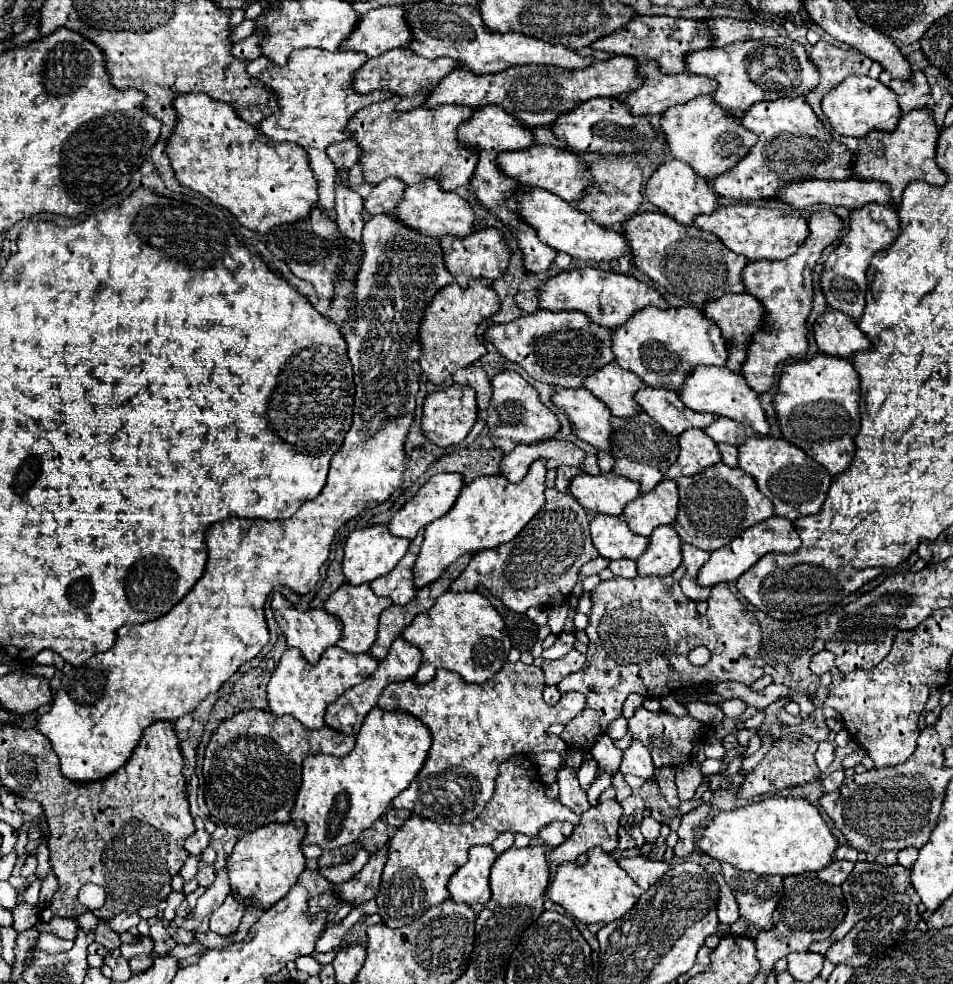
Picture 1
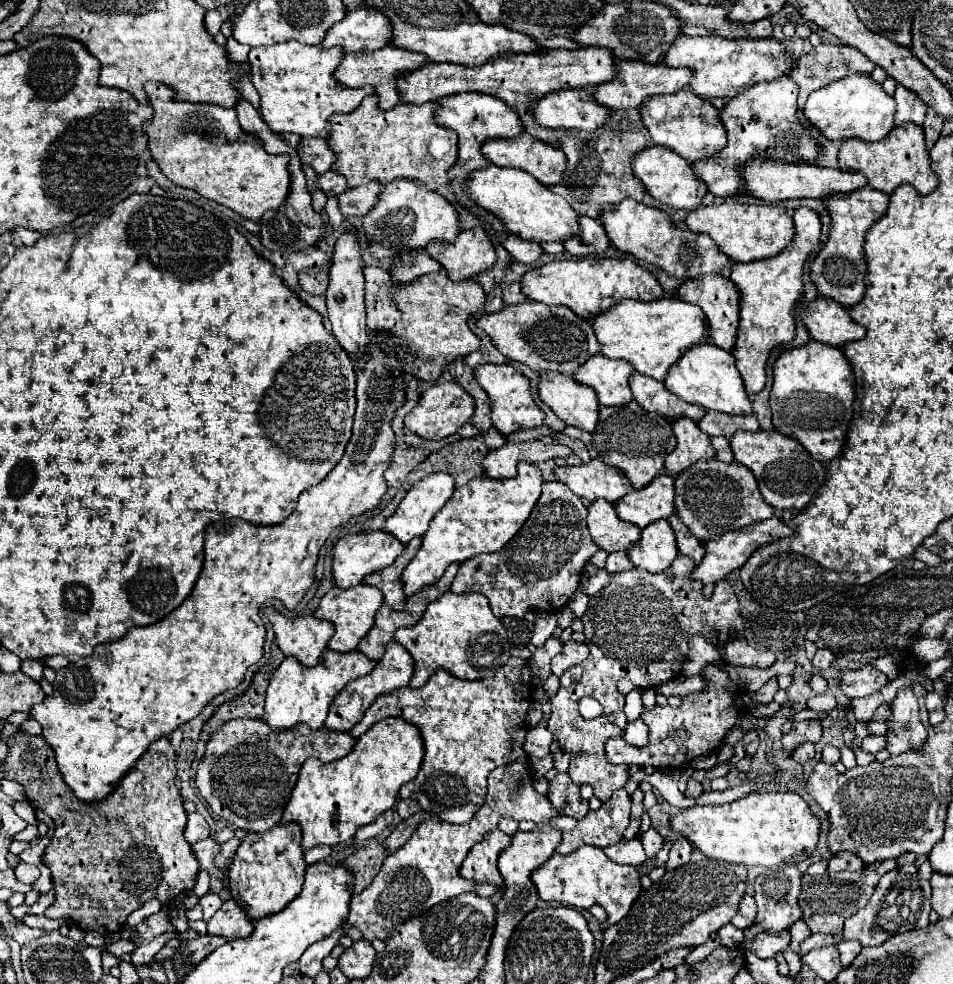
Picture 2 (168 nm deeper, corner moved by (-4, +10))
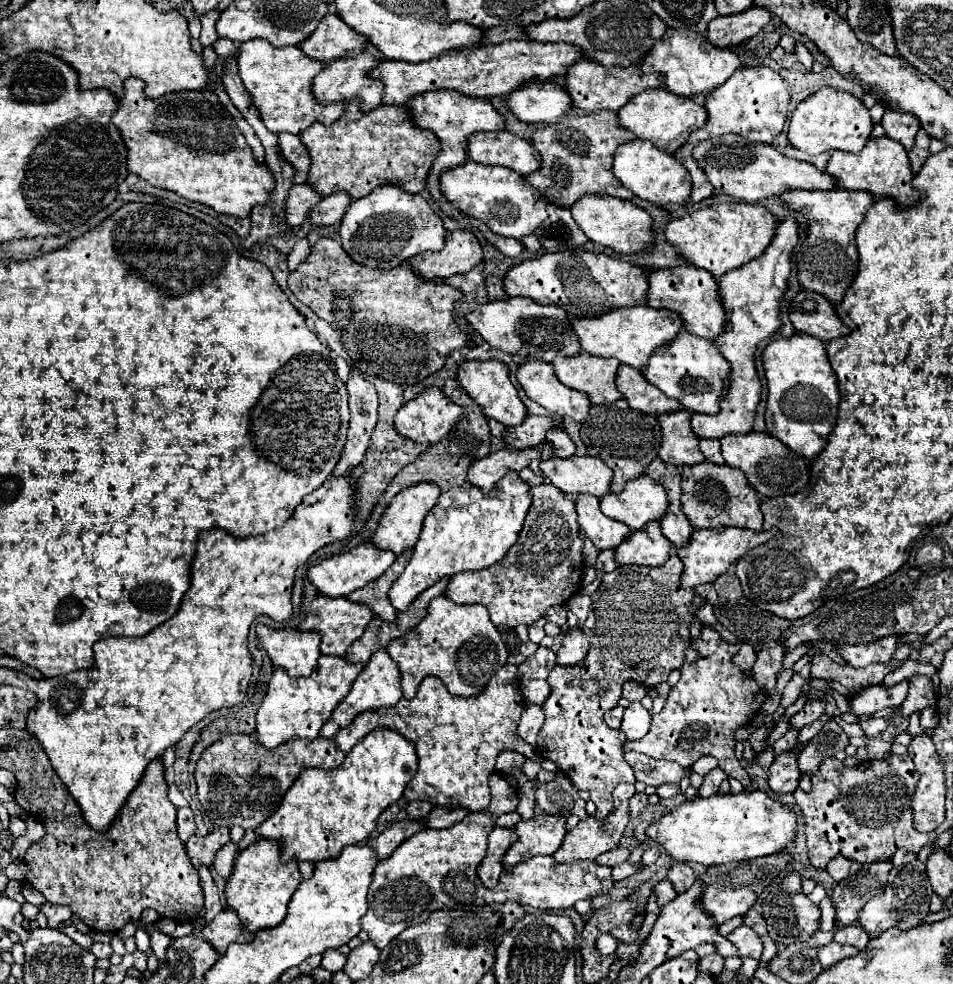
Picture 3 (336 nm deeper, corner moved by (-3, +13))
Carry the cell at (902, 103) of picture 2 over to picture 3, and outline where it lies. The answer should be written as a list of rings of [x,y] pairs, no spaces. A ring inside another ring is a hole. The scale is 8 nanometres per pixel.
[[[885,108],[881,126],[885,128],[885,134],[897,142],[901,142],[905,148],[913,148],[915,134],[919,130],[919,120],[917,116],[909,112],[901,112],[895,108]]]

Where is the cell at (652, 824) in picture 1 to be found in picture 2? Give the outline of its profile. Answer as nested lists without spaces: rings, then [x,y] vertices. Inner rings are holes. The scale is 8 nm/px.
[[[650,827],[650,829],[644,833],[644,837],[642,837],[642,845],[644,845],[644,851],[646,851],[646,857],[648,857],[648,859],[656,857],[658,851],[662,849],[662,837],[660,837],[660,833],[658,833],[654,827]]]

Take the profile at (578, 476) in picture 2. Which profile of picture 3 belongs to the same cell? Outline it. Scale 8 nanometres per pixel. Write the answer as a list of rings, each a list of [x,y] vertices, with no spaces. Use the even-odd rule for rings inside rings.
[[[571,456],[567,460],[549,458],[541,460],[541,472],[565,494],[593,494],[605,496],[611,492],[613,472],[603,460],[593,456]]]

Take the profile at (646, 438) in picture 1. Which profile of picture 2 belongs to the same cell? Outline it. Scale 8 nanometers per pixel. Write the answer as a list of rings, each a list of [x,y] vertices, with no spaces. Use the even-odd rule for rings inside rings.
[[[630,401],[626,405],[600,407],[598,425],[592,433],[592,443],[598,449],[598,457],[606,465],[618,469],[630,479],[632,489],[642,489],[664,469],[664,459],[670,451],[674,451],[676,437],[668,419],[646,413],[642,407],[636,405],[636,401]]]

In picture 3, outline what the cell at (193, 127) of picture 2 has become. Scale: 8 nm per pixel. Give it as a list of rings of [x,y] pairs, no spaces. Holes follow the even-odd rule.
[[[139,78],[125,80],[125,96],[121,98],[119,114],[115,116],[115,126],[123,132],[123,140],[127,144],[129,172],[135,172],[153,186],[177,192],[187,200],[207,204],[221,214],[237,218],[249,218],[253,206],[267,204],[271,200],[271,192],[275,190],[273,174],[265,164],[255,160],[233,116],[221,106],[213,92],[173,92],[171,96],[151,100],[145,96],[143,88],[145,82]]]

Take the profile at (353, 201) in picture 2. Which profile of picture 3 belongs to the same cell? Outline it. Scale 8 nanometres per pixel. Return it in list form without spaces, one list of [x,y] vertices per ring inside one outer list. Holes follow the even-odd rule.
[[[339,190],[339,192],[333,192],[331,196],[325,196],[311,212],[309,212],[309,218],[313,224],[317,226],[331,226],[331,224],[339,224],[345,216],[345,210],[347,206],[351,204],[351,198],[347,192]]]

